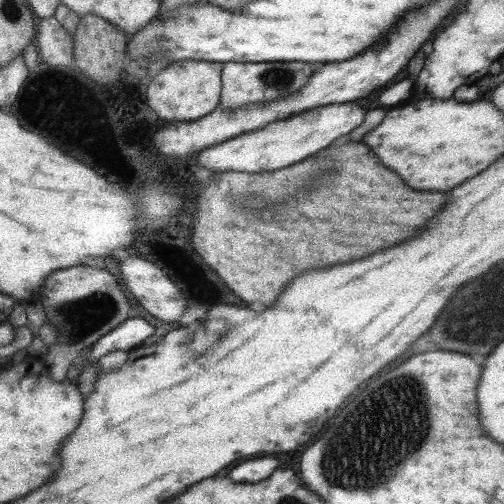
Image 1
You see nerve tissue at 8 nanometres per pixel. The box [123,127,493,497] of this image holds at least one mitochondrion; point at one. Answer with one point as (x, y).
(365, 452)

